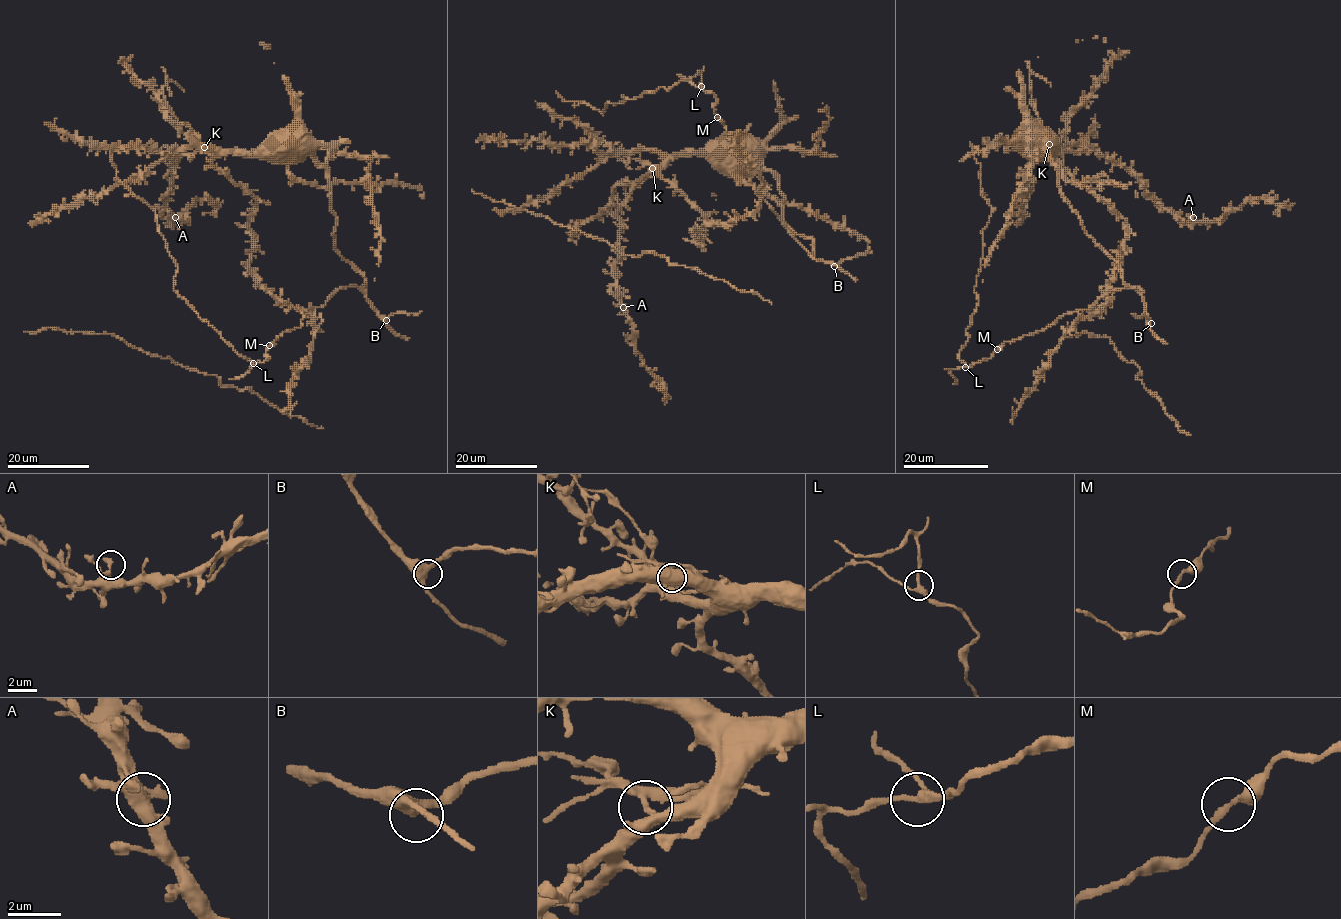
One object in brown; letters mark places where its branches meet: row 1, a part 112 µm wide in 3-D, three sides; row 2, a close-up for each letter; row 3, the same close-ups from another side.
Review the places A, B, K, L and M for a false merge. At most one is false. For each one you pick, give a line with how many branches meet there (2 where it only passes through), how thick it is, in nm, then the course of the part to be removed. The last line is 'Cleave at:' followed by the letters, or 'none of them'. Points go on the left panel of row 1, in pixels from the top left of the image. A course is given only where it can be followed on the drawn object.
K: branches 3; calibre 160 nm; course (204, 147), (184, 123), (179, 122), (167, 103), (163, 90), (165, 80), (173, 81), (183, 91)
Cleave at: K

